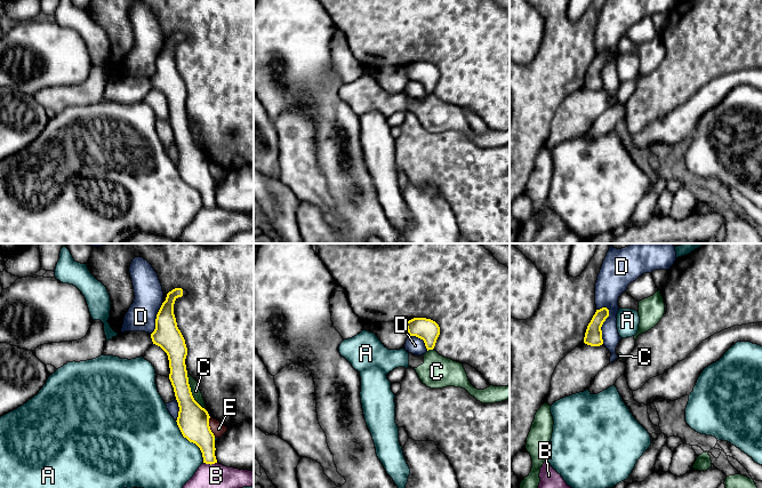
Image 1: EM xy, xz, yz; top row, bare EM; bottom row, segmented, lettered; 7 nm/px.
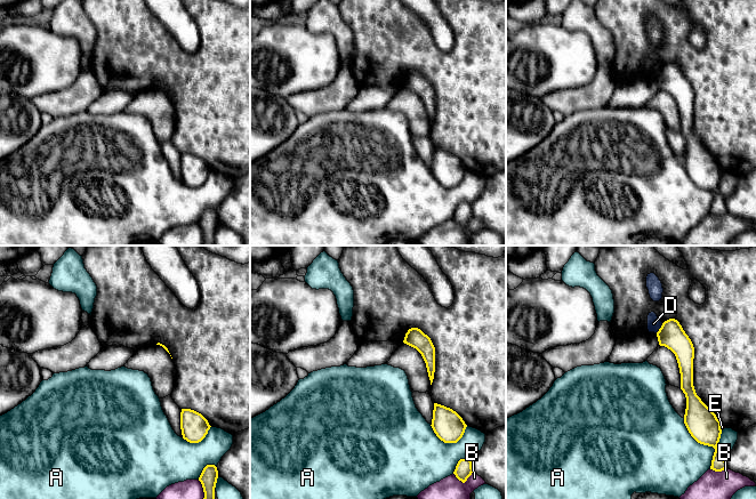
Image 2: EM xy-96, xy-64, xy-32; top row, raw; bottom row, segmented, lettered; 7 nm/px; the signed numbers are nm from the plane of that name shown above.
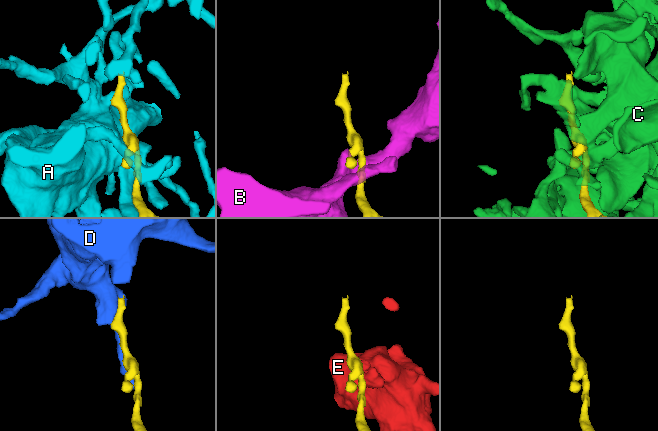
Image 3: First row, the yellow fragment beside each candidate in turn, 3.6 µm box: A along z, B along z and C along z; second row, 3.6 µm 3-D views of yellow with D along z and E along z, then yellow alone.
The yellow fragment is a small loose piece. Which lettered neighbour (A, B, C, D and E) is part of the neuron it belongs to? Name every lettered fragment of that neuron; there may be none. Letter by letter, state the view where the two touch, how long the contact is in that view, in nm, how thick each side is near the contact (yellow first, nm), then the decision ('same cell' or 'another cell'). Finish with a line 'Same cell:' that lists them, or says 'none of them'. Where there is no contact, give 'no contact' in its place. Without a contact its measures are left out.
A: xy | 360 nm | 220/460 nm | another cell
B: xy | 100 nm | 180/280 nm | another cell
C: xy | 320 nm | 220/70 nm | another cell
D: yz | 260 nm | 130/190 nm | another cell
E: xy | 150 nm | 220/90 nm | another cell
Same cell: none of them

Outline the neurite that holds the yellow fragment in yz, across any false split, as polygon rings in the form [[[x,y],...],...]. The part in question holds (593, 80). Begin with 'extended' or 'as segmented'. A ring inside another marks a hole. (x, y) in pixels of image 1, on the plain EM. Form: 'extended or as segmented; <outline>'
as segmented; [[[607,51],[596,54],[595,58],[587,70],[584,81],[585,88],[591,90],[600,90],[603,88],[601,71],[608,61],[609,54]]]

